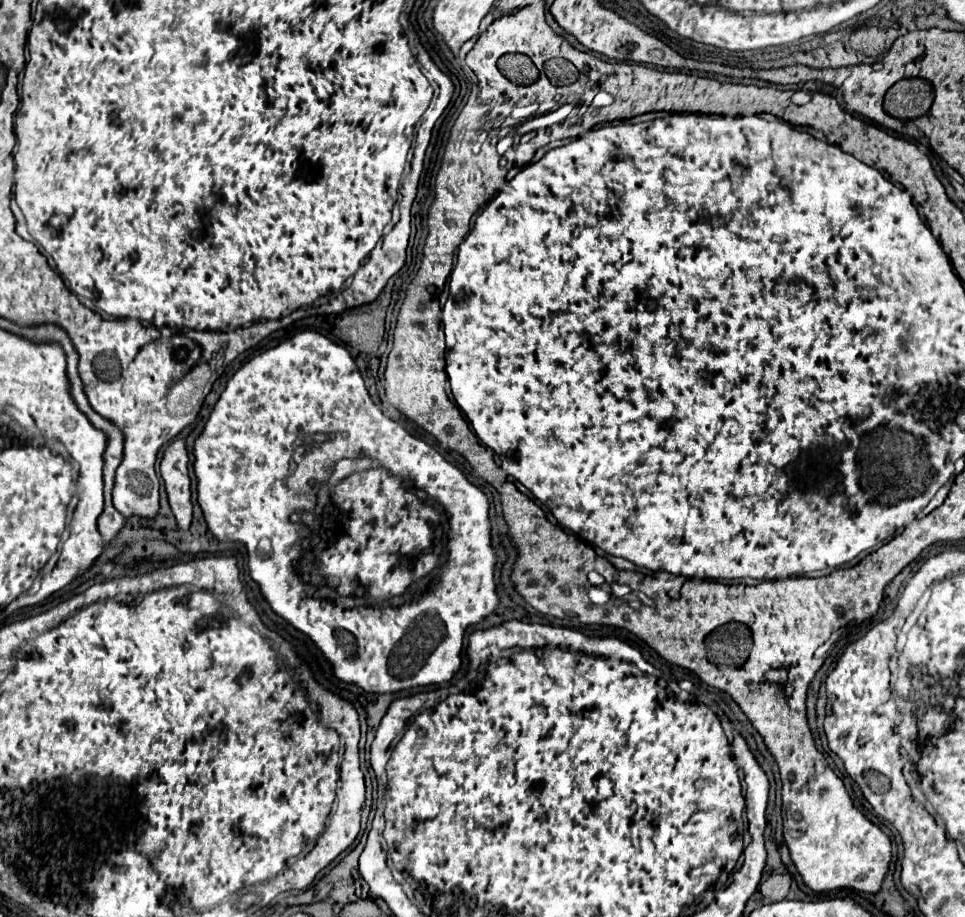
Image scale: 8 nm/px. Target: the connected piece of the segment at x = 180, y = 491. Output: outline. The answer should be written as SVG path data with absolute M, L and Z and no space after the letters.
M175 440L173 444L167 446L160 463L160 472L177 524L181 530L187 530L191 524L193 502L189 478L189 454L185 440Z

